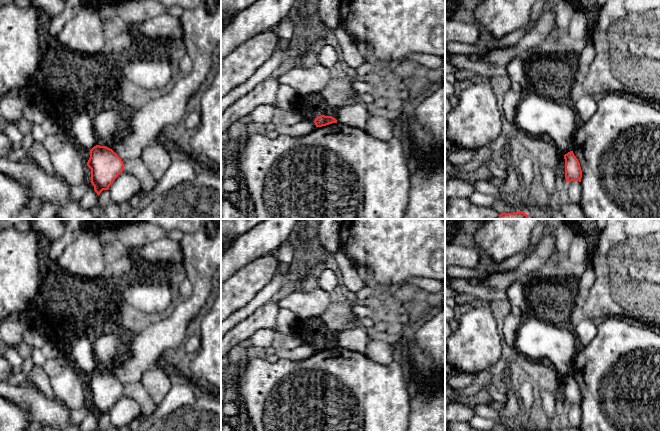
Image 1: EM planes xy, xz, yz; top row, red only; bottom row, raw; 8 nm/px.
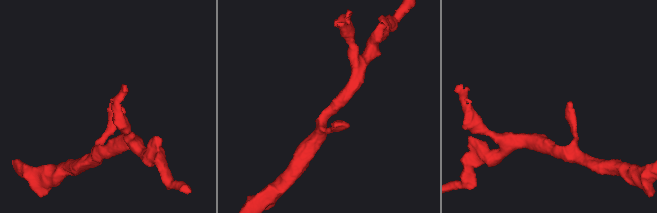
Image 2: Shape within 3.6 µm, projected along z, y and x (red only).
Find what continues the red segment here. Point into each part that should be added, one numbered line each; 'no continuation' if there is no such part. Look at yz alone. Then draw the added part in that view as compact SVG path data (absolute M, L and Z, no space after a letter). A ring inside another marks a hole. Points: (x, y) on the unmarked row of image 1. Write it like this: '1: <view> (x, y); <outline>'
no continuation

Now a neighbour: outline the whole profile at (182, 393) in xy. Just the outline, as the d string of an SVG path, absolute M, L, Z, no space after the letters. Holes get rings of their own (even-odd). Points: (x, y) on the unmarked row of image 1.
M174 379L173 384L162 399L161 402L155 403L153 413L148 417L142 417L141 414L137 417L146 425L155 418L163 418L171 412L193 404L197 398L198 391L188 381L184 379Z

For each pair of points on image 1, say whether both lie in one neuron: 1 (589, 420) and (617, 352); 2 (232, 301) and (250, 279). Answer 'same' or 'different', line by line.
1: same
2: same

